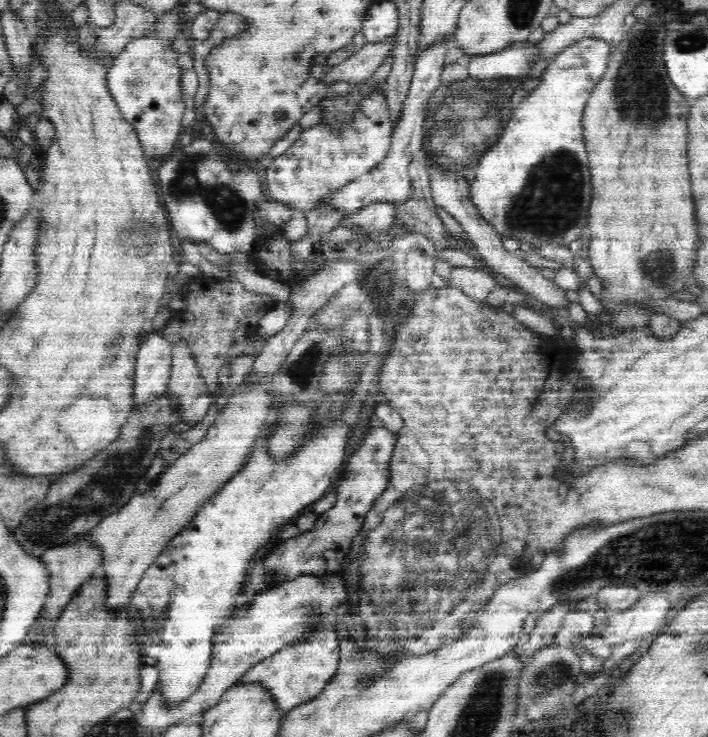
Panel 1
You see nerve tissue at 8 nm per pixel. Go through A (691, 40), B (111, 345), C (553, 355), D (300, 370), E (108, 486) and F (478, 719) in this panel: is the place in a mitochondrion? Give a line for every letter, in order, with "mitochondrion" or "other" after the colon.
A: mitochondrion
B: mitochondrion
C: other
D: mitochondrion
E: mitochondrion
F: mitochondrion

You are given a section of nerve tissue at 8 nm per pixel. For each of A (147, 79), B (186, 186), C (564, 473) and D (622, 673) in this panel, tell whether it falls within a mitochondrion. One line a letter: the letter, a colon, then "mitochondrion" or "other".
A: mitochondrion
B: mitochondrion
C: other
D: other

